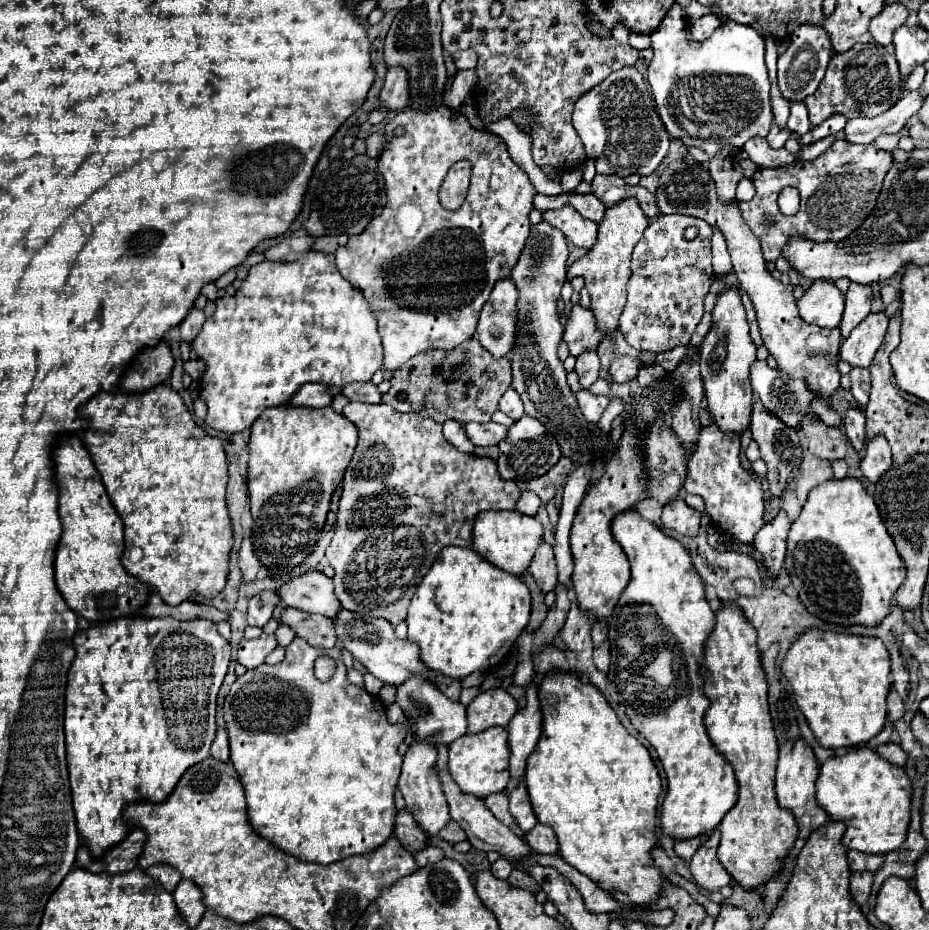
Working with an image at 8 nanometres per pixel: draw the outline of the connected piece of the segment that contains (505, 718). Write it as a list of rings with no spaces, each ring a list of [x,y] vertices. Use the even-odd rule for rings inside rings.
[[[502,687],[484,691],[468,705],[468,733],[482,733],[496,725],[506,727],[516,711],[514,697]]]

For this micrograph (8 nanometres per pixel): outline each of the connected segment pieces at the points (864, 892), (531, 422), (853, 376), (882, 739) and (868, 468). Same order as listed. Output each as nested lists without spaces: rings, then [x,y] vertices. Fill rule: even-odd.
[[[870,871],[852,873],[850,891],[852,891],[852,897],[858,905],[864,905],[868,901],[870,891],[872,891],[872,883],[874,883],[874,873],[870,873]]]
[[[524,415],[522,419],[518,419],[506,439],[502,439],[498,443],[500,447],[500,457],[498,457],[498,471],[502,479],[512,479],[512,481],[528,481],[528,479],[536,479],[546,475],[560,459],[560,447],[554,441],[554,437],[550,437],[550,433],[546,433],[546,427],[534,419]]]
[[[854,367],[850,371],[850,381],[852,381],[854,399],[864,407],[868,403],[868,395],[870,395],[870,369]]]
[[[887,723],[884,729],[876,737],[874,737],[874,739],[871,739],[868,743],[866,743],[865,747],[876,748],[880,744],[890,742],[890,737],[893,730],[893,724]]]
[[[874,437],[874,441],[866,443],[864,459],[862,459],[862,473],[868,481],[876,483],[884,471],[888,471],[892,465],[892,453],[886,437]]]

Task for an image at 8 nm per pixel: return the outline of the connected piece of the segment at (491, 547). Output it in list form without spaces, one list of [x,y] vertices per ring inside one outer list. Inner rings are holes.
[[[484,511],[478,515],[474,523],[474,551],[478,551],[486,561],[496,565],[498,569],[510,571],[514,575],[522,575],[542,543],[542,525],[528,515],[518,511]]]

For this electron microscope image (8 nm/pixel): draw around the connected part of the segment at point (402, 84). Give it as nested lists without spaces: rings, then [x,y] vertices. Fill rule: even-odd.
[[[388,69],[380,105],[392,113],[402,111],[410,103],[410,87],[406,85],[406,69]]]

